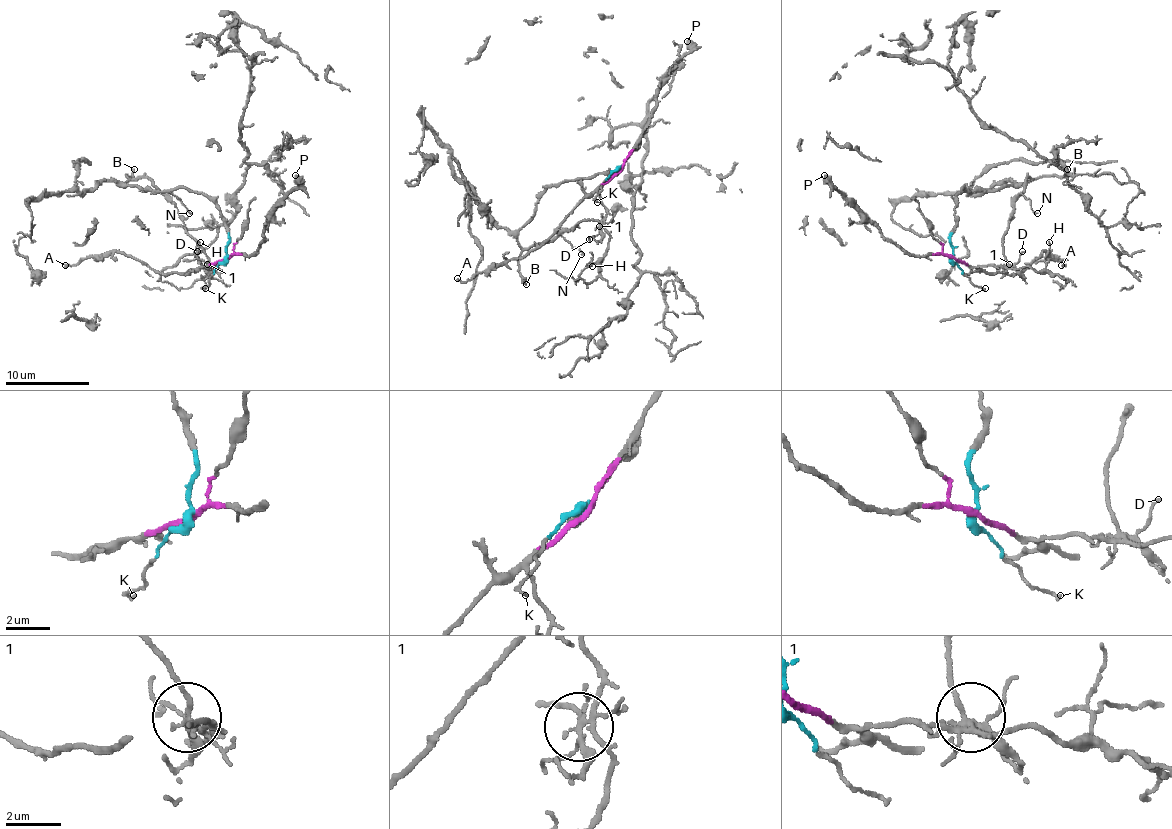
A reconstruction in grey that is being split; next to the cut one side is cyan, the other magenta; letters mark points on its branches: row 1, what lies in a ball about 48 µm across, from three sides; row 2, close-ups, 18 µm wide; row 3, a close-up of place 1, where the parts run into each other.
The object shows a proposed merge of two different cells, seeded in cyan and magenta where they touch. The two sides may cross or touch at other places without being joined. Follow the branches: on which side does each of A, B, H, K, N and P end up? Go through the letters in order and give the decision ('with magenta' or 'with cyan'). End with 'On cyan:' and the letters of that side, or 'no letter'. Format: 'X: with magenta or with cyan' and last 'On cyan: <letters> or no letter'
A: with magenta
B: with cyan
H: with magenta
K: with cyan
N: with cyan
P: with magenta
On cyan: B, K, N

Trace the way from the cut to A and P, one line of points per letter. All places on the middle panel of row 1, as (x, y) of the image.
A: (620, 171), (597, 185), (549, 236), (522, 257), (478, 271), (465, 282), (457, 278)
P: (620, 171), (622, 160), (652, 112), (658, 83), (690, 51), (688, 41)

